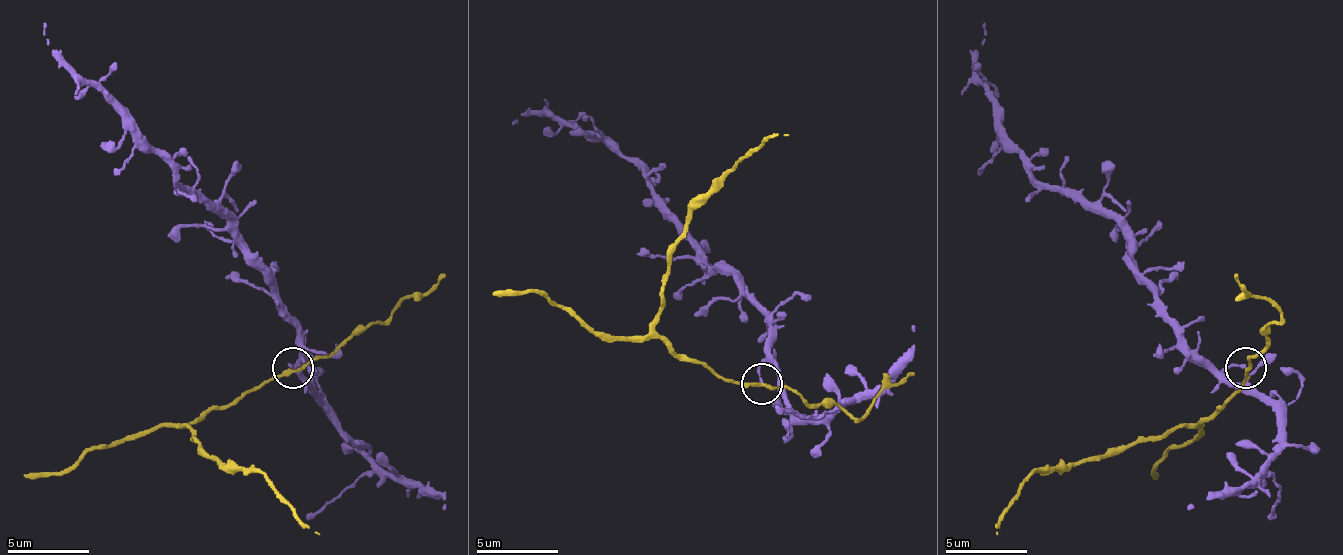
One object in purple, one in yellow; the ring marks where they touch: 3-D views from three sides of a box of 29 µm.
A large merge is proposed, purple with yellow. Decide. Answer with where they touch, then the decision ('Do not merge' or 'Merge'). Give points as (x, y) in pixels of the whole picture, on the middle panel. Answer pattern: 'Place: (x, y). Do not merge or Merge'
Place: (762, 383). Merge

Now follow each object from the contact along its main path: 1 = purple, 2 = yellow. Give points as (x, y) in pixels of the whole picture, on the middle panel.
1: (761, 384), (769, 323), (744, 286), (711, 265), (641, 171), (600, 138), (535, 113), (514, 121)
2: (761, 384), (728, 380), (699, 360), (678, 356), (654, 319), (687, 216), (736, 162), (789, 134)

